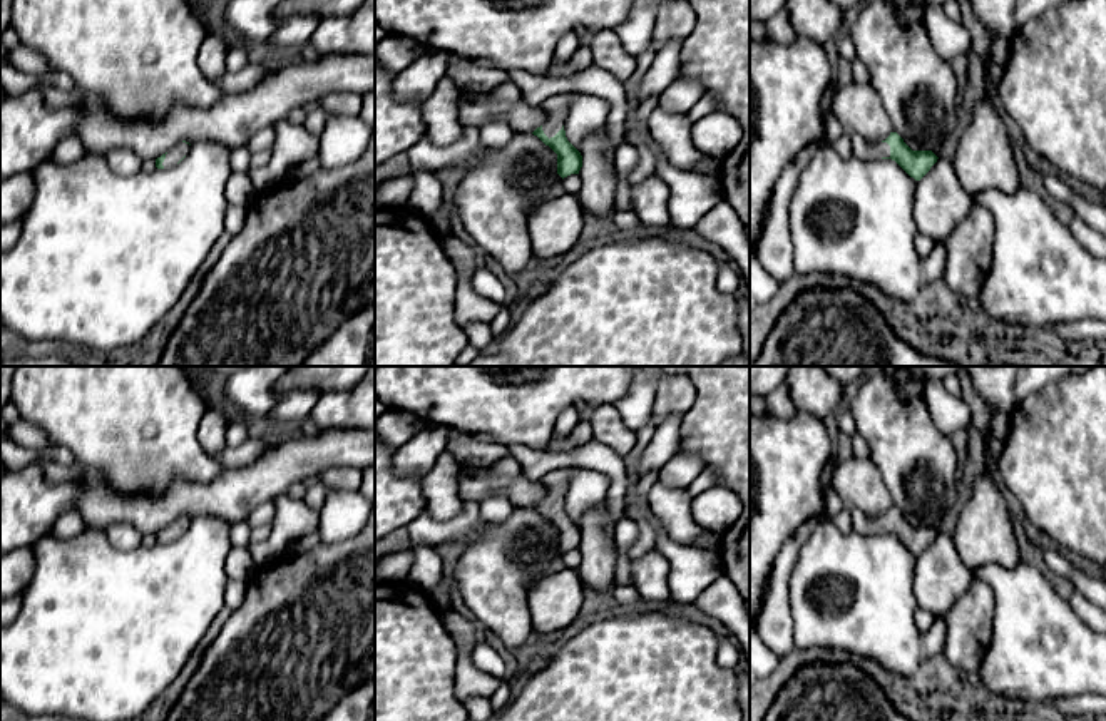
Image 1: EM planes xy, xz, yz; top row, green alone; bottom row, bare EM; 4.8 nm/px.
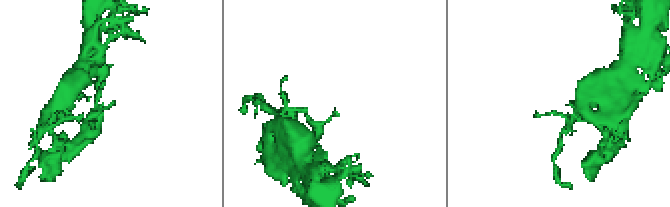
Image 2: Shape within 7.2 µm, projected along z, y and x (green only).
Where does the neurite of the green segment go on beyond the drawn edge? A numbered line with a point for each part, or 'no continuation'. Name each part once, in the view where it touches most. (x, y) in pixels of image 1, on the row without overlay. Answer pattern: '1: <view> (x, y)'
1: xz (556, 484)

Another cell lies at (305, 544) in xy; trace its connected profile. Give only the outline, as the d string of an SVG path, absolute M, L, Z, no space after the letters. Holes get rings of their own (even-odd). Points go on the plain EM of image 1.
M316 529L310 535L300 539L296 545L288 547L288 550L283 555L288 555L288 554L300 555L300 554L305 554L310 549L316 547L318 544L320 544L320 534Z

